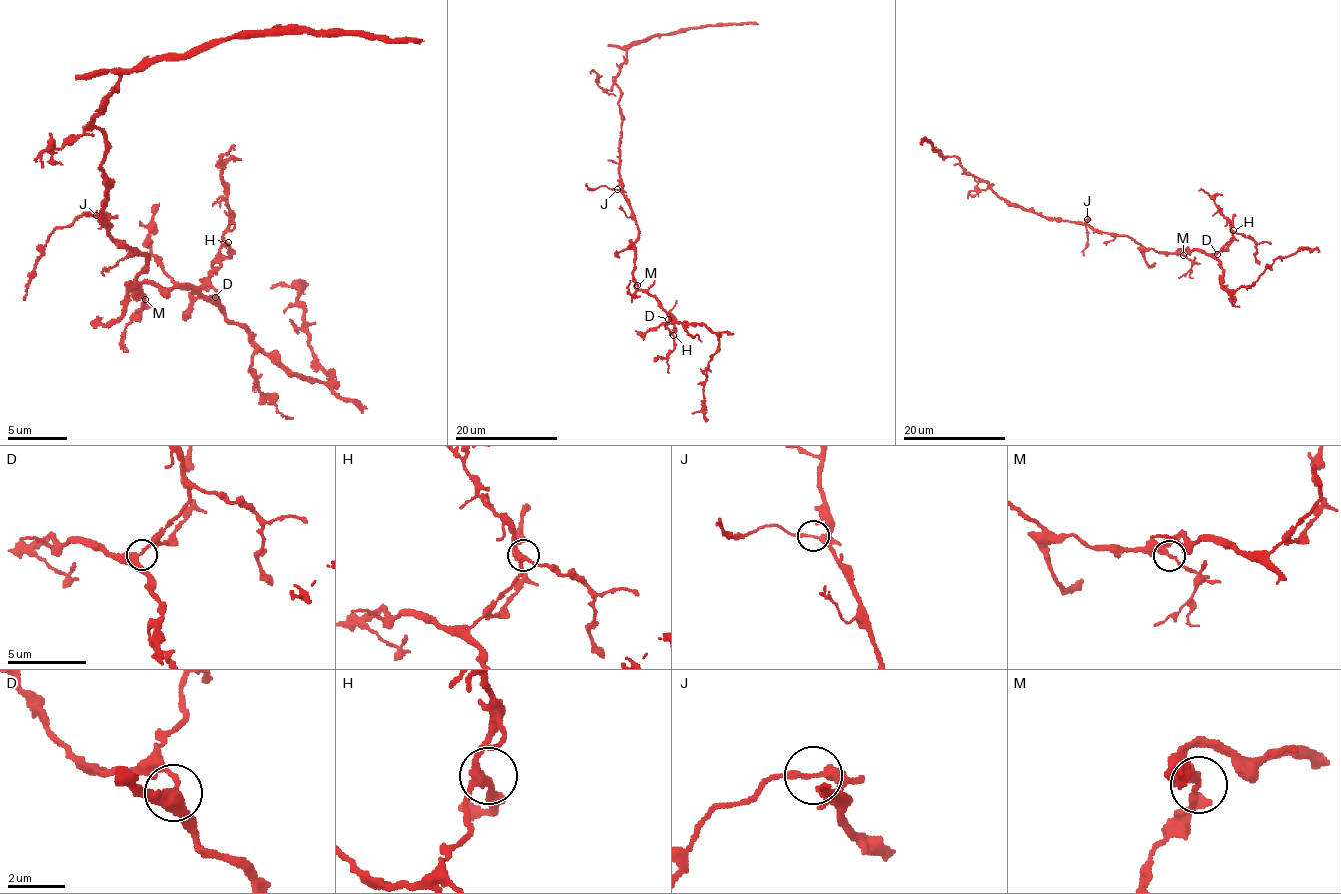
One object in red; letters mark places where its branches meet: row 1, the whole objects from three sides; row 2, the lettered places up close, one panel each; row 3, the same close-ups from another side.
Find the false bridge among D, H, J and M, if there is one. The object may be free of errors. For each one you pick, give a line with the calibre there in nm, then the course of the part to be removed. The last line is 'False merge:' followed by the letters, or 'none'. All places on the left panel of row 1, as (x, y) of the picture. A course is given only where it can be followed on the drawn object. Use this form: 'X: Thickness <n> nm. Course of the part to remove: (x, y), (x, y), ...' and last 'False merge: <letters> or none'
False merge: none

